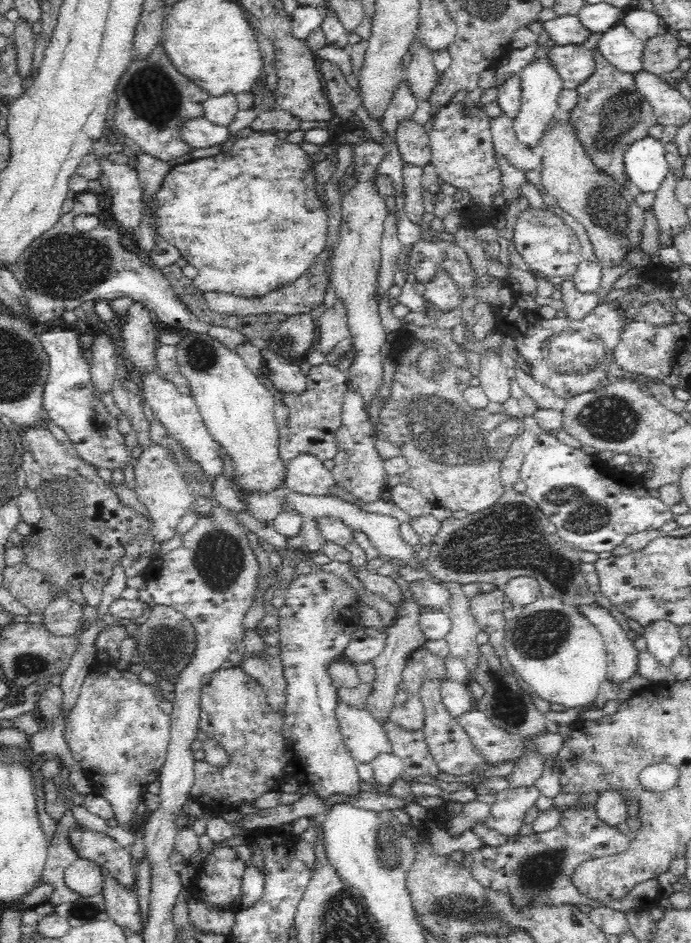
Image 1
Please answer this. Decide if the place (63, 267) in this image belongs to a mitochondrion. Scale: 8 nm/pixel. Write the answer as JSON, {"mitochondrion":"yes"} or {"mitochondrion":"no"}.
{"mitochondrion":"yes"}

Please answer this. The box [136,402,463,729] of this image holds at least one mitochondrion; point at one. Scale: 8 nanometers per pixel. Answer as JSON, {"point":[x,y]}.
{"point":[219,560]}

